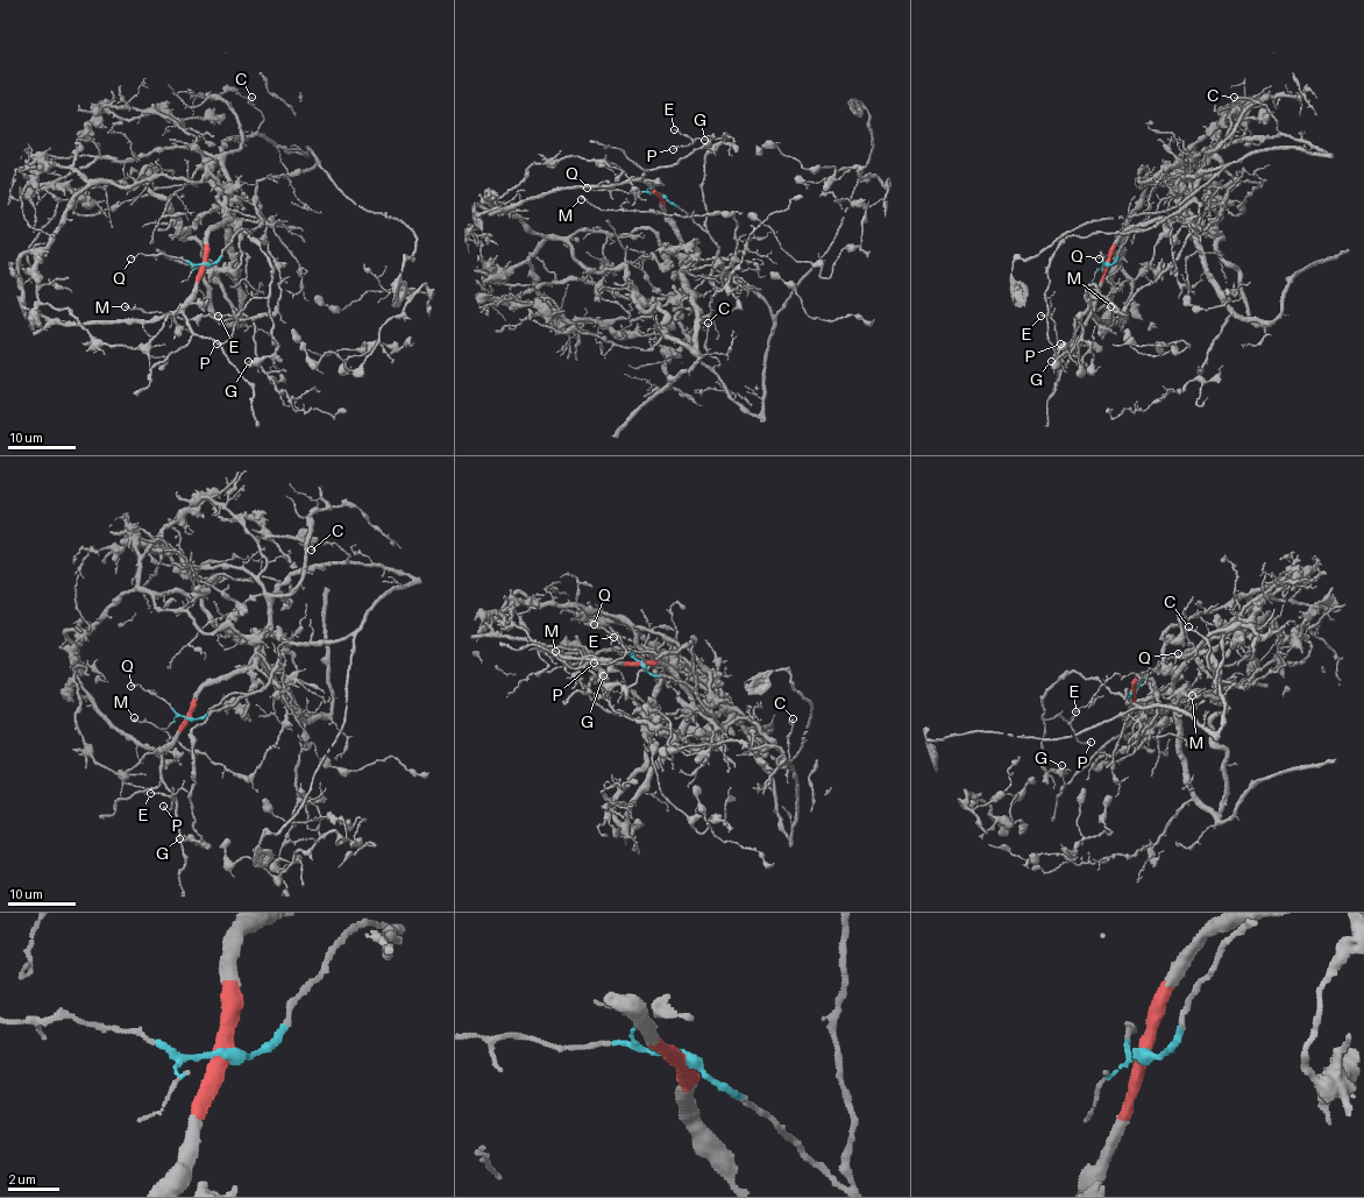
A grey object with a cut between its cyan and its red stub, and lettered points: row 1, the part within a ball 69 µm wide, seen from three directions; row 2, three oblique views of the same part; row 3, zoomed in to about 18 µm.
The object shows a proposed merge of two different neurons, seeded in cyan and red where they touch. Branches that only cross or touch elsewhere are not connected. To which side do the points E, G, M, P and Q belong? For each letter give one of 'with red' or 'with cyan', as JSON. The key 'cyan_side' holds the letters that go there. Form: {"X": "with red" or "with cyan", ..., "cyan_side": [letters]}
{"E": "with cyan", "G": "with cyan", "M": "with cyan", "P": "with cyan", "Q": "with cyan", "cyan_side": ["E", "G", "M", "P", "Q"]}

